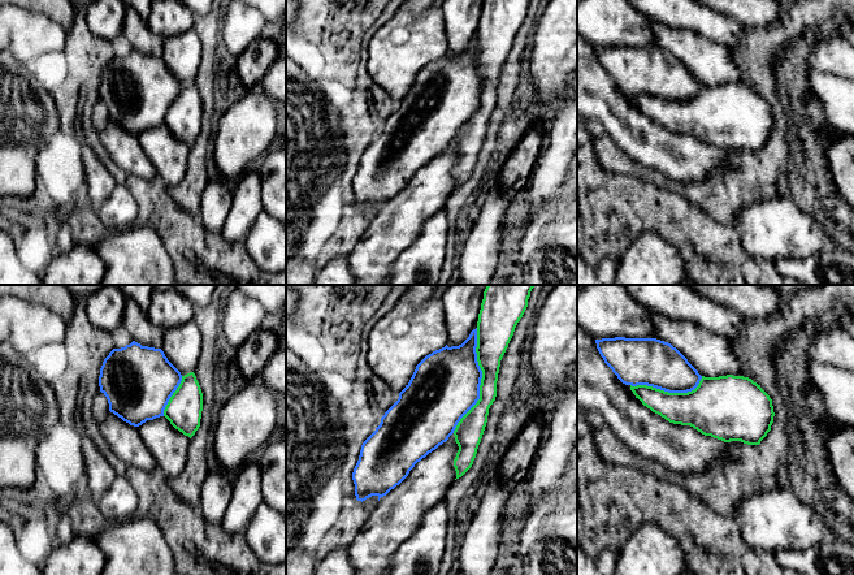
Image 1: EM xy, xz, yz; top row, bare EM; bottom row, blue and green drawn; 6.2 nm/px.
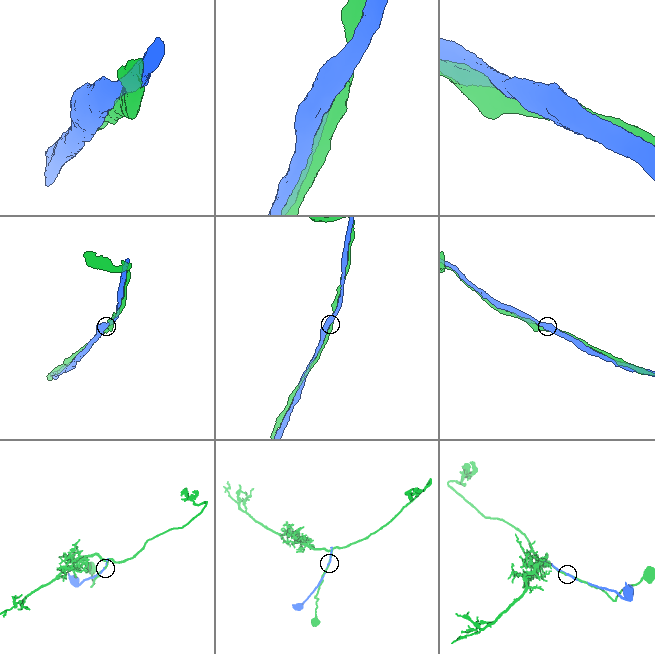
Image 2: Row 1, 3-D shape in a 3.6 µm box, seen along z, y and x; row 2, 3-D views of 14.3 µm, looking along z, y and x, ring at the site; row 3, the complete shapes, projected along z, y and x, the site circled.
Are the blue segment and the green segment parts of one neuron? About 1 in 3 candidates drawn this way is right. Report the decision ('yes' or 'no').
no

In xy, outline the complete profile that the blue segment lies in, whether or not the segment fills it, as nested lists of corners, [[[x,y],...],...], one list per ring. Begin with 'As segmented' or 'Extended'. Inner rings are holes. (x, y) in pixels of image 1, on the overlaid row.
As segmented. [[[133,341],[113,349],[100,368],[99,386],[107,397],[109,411],[130,425],[164,416],[164,410],[182,381],[181,372],[168,360],[161,349],[142,346]]]

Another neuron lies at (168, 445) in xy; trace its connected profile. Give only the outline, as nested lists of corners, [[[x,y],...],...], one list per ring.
[[[165,416],[147,420],[138,431],[166,477],[178,476],[187,461],[190,437],[175,429]]]

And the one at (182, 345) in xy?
[[[190,323],[164,330],[161,350],[182,376],[194,372],[201,353],[203,337],[198,325]]]

